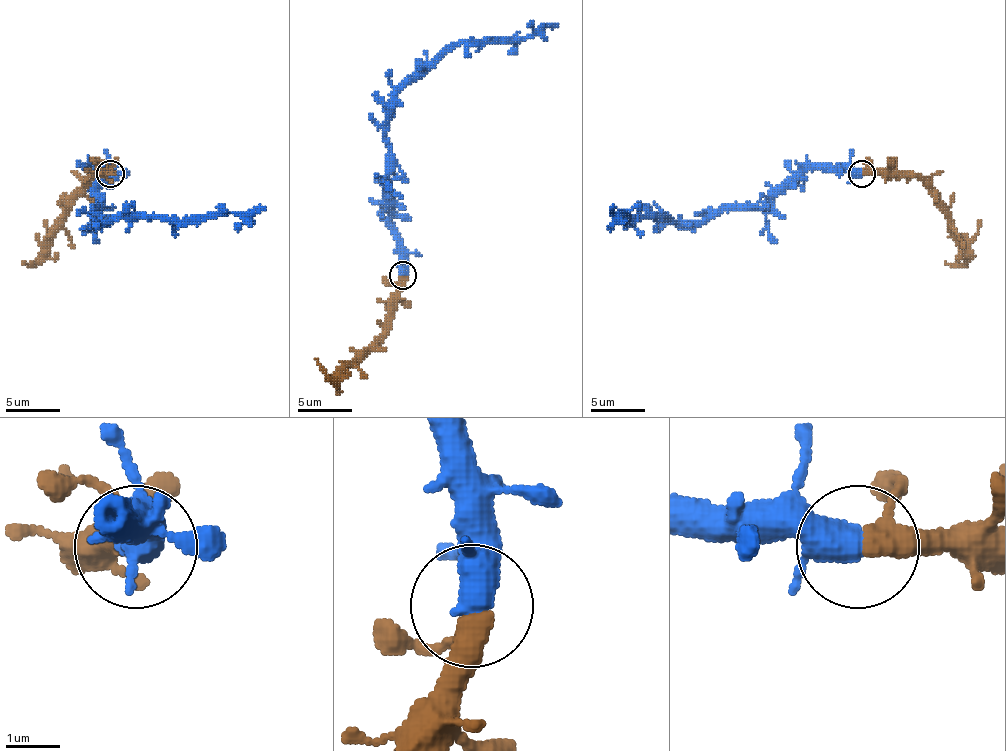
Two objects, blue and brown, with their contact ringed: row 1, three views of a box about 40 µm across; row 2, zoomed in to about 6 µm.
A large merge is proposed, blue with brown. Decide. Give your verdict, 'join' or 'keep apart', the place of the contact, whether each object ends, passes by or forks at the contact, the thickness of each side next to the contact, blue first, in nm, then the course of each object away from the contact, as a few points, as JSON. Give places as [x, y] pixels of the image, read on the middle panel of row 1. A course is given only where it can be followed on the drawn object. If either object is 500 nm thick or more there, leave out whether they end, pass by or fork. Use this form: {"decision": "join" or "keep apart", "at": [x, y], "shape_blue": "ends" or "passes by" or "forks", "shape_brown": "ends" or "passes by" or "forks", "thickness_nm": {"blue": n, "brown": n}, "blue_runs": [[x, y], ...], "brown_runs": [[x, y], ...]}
{"decision": "join", "at": [403, 275], "shape_blue": "passes by", "shape_brown": "passes by", "thickness_nm": {"blue": 400, "brown": 360}, "blue_runs": [[402, 274], [391, 214], [388, 176], [386, 127], [391, 113], [391, 97], [462, 43], [519, 40], [557, 24]], "brown_runs": [[402, 277], [391, 329], [356, 364], [334, 378], [315, 359]]}

